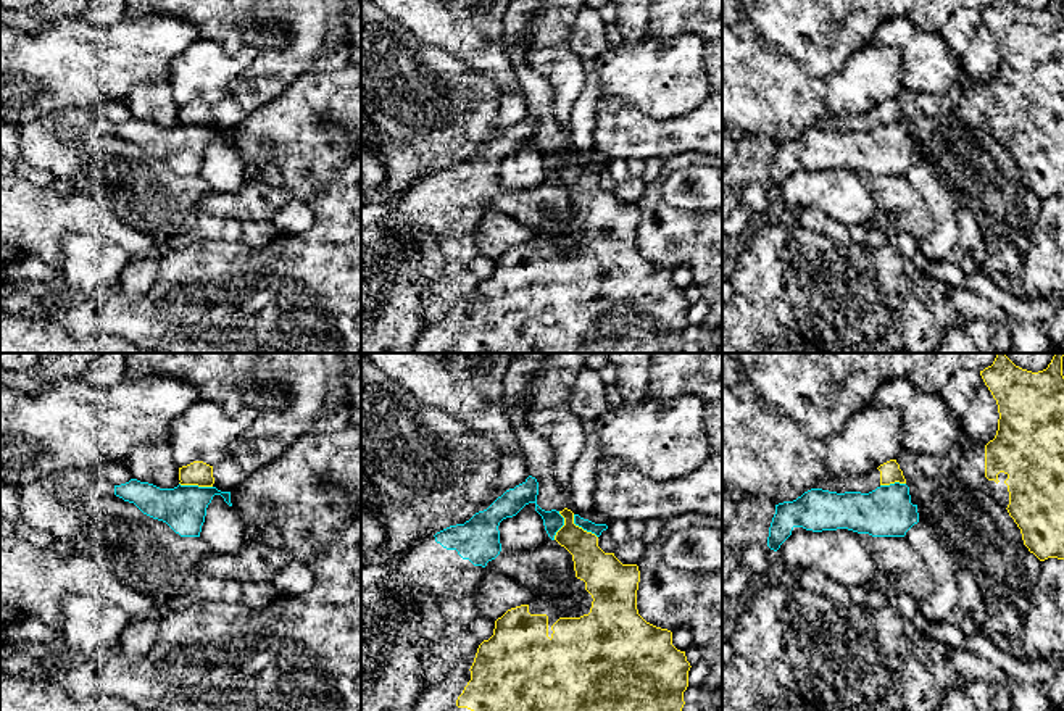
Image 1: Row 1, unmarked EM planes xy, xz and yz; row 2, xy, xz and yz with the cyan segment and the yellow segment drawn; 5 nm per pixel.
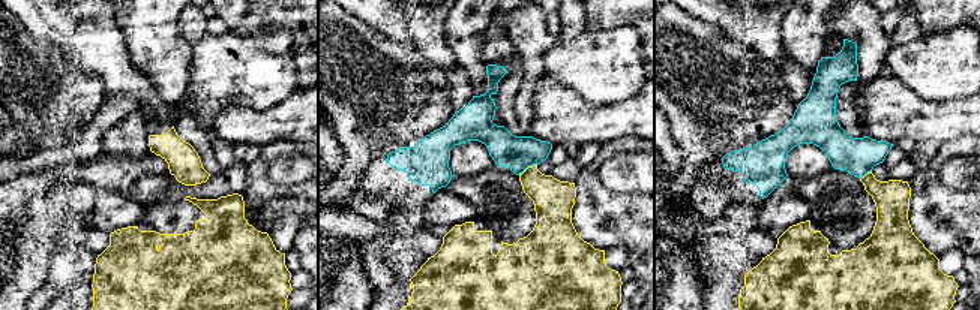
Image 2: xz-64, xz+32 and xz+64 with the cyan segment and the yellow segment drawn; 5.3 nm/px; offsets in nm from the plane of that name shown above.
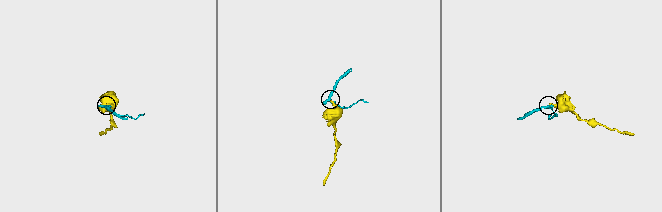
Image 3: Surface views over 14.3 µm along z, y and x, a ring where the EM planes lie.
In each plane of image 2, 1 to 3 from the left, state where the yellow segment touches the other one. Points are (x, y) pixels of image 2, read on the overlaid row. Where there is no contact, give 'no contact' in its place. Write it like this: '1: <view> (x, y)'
1: no contact
2: xz+32 (527, 166)
3: xz+64 (865, 174)

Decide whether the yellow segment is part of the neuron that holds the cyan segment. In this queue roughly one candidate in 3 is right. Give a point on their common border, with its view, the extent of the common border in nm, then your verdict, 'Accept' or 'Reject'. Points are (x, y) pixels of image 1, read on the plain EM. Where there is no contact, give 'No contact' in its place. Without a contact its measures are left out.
Touches cyan at xy (195, 124). Shared border 170 nm. Reject

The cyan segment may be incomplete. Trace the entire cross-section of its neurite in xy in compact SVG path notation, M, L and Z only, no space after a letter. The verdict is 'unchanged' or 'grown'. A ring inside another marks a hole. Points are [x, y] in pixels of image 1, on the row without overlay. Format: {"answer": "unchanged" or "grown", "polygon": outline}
{"answer": "unchanged", "polygon": "M137 118L114 124L114 134L134 142L143 153L166 161L181 176L200 176L206 147L214 134L221 134L232 145L231 131L216 126L179 123L174 127L160 127Z"}

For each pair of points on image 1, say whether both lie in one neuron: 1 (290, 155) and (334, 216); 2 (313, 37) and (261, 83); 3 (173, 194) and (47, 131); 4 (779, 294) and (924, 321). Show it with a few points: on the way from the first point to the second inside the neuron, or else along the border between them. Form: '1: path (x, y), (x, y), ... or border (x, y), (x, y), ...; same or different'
1: border (344, 166), (308, 203); different
2: path (300, 50), (284, 66), (274, 70); same
3: path (142, 191), (121, 171), (94, 160), (78, 144); same
4: path (814, 294), (824, 300), (882, 300), (889, 303); same

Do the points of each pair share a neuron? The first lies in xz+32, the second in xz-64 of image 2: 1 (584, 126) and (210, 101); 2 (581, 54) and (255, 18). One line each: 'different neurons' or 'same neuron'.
1: different neurons
2: different neurons

